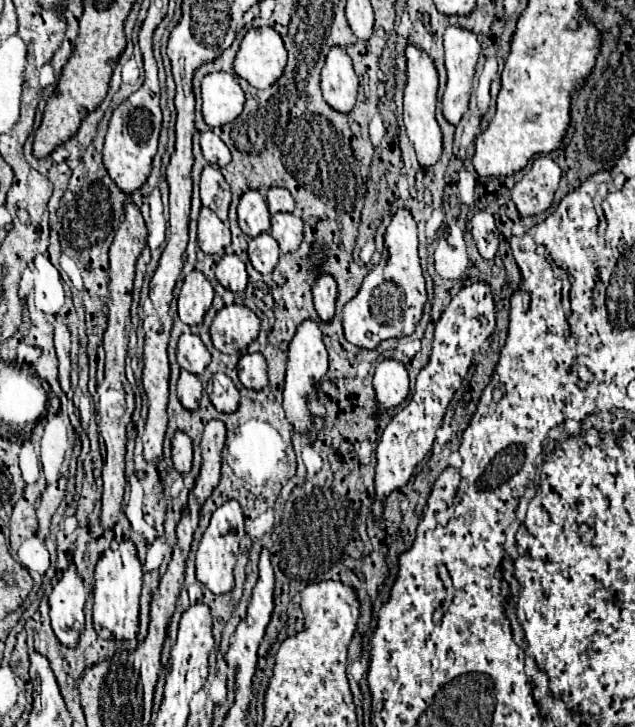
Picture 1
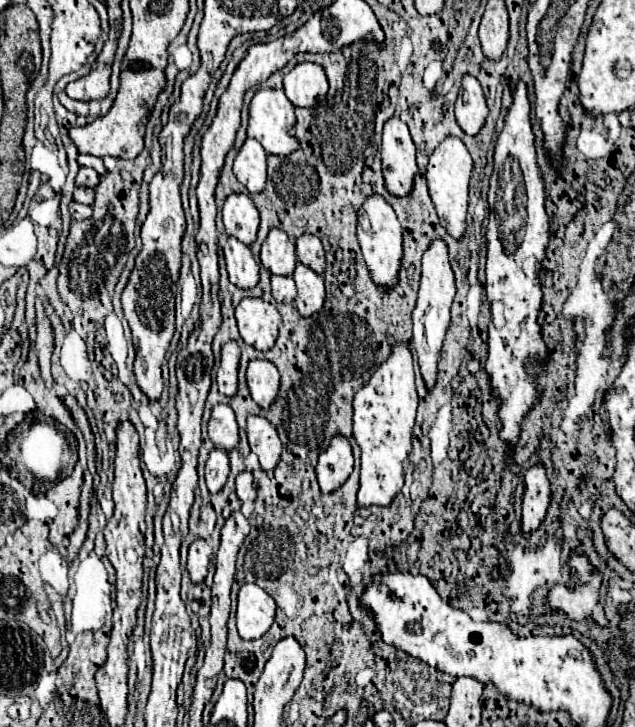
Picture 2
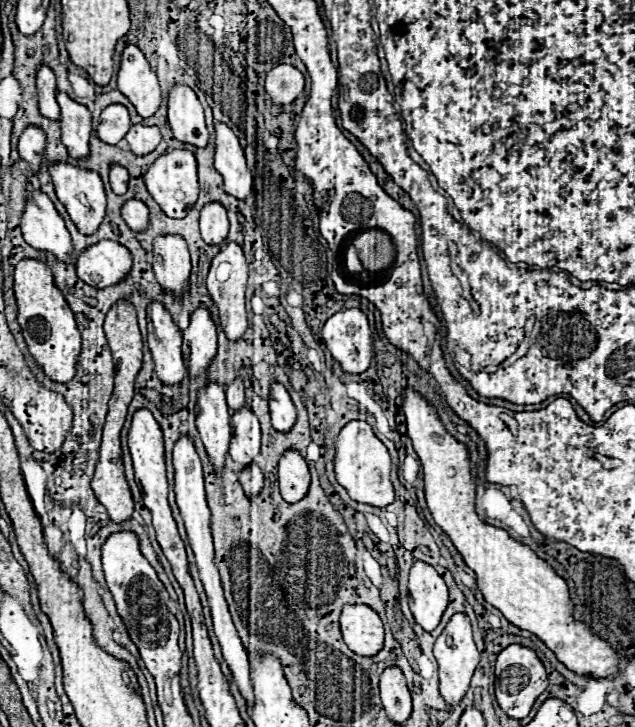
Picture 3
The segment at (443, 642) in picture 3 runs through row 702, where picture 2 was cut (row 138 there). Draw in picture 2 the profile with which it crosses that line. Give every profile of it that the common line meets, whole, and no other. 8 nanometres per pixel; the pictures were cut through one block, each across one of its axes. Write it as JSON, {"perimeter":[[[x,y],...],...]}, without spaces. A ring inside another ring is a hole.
{"perimeter":[[[446,138],[440,146],[432,152],[430,164],[426,170],[426,180],[430,188],[432,202],[436,206],[440,224],[454,240],[462,240],[466,230],[466,208],[468,208],[468,182],[472,176],[472,158],[468,148],[460,138]]]}

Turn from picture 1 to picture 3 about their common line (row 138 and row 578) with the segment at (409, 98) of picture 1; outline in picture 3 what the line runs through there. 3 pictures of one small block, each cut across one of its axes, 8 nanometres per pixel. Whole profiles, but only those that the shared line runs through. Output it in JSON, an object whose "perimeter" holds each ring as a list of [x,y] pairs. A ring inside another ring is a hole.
{"perimeter":[[[416,560],[410,570],[408,590],[408,602],[416,624],[420,624],[426,632],[432,632],[440,624],[448,606],[448,586],[432,566]]]}

